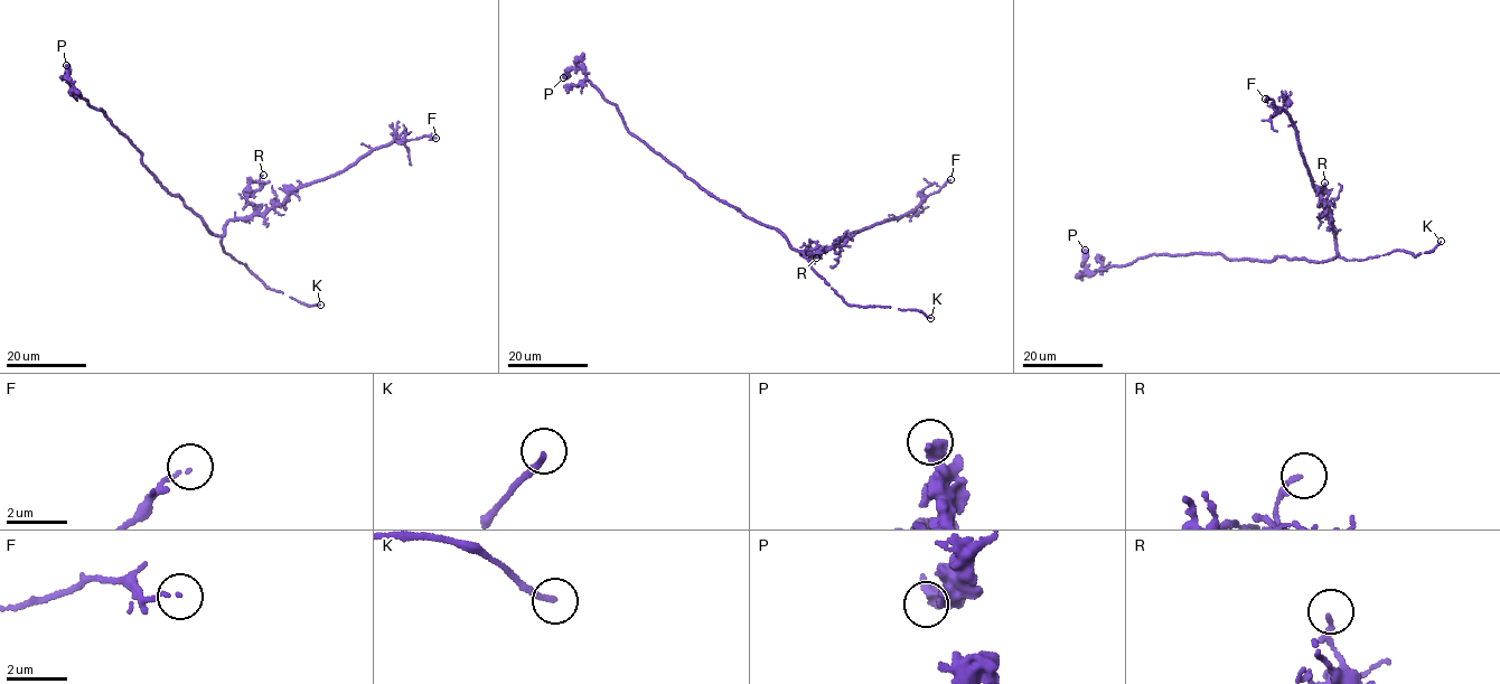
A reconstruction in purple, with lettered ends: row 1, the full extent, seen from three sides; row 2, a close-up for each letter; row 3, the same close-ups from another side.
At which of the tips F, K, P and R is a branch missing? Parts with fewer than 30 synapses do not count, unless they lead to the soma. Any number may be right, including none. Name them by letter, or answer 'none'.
K

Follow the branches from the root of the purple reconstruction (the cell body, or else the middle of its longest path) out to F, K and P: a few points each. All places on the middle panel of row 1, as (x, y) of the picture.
F: (774, 228), (791, 247), (803, 252), (800, 255), (828, 250), (844, 243), (851, 233), (907, 215), (950, 179)
K: (774, 228), (794, 249), (803, 253), (811, 266), (846, 302), (913, 310), (930, 318)
P: (774, 228), (747, 217), (702, 189), (629, 132), (616, 104), (605, 99), (584, 71), (571, 69), (563, 77)

